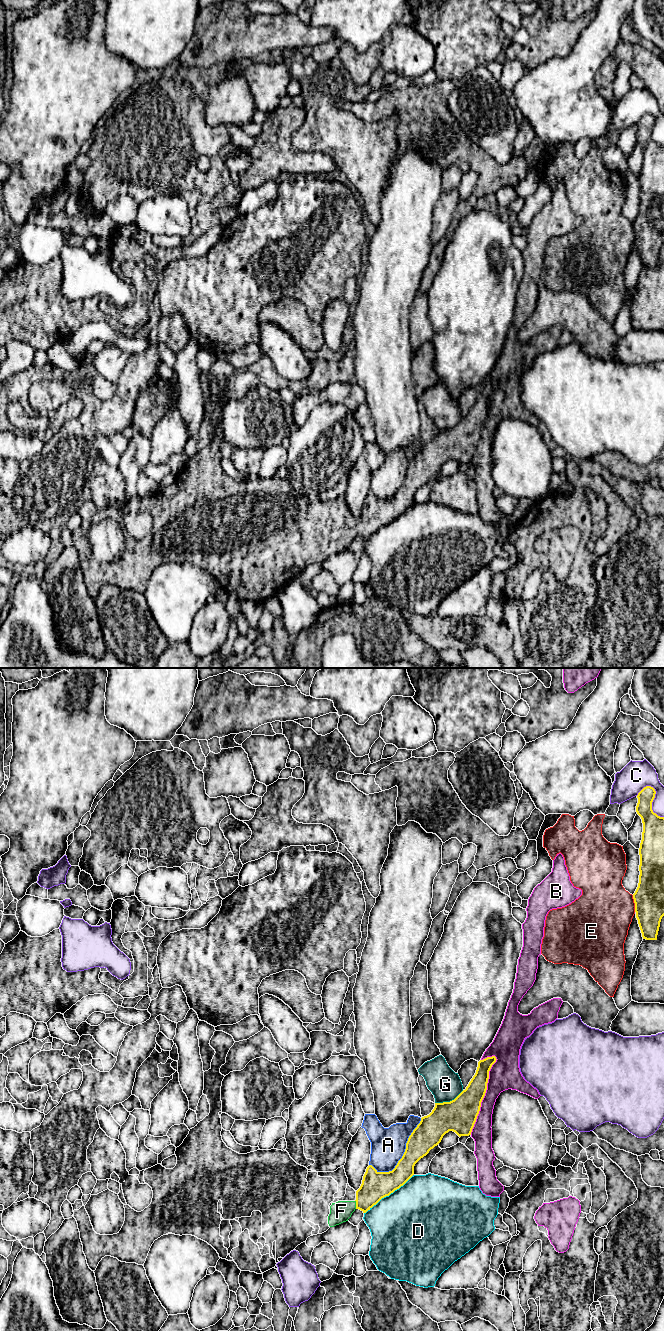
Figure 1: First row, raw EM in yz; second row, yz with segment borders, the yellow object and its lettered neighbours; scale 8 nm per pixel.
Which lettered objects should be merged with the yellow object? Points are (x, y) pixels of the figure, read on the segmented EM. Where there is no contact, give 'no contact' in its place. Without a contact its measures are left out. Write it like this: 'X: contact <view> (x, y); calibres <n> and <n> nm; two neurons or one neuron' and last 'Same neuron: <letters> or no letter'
A: contact yz (403, 1155); calibres 220 and 280 nm; two neurons
B: contact yz (484, 1095); calibres 260 and 240 nm; two neurons
C: contact yz (653, 799); calibres 180 and 240 nm; two neurons
D: contact yz (388, 1195); calibres 220 and 500 nm; two neurons
E: contact yz (634, 902); calibres 240 and 460 nm; two neurons
F: contact yz (356, 1204); calibres 220 and 170 nm; one neuron
G: contact yz (450, 1101); calibres 280 and 240 nm; two neurons
Same neuron: F

